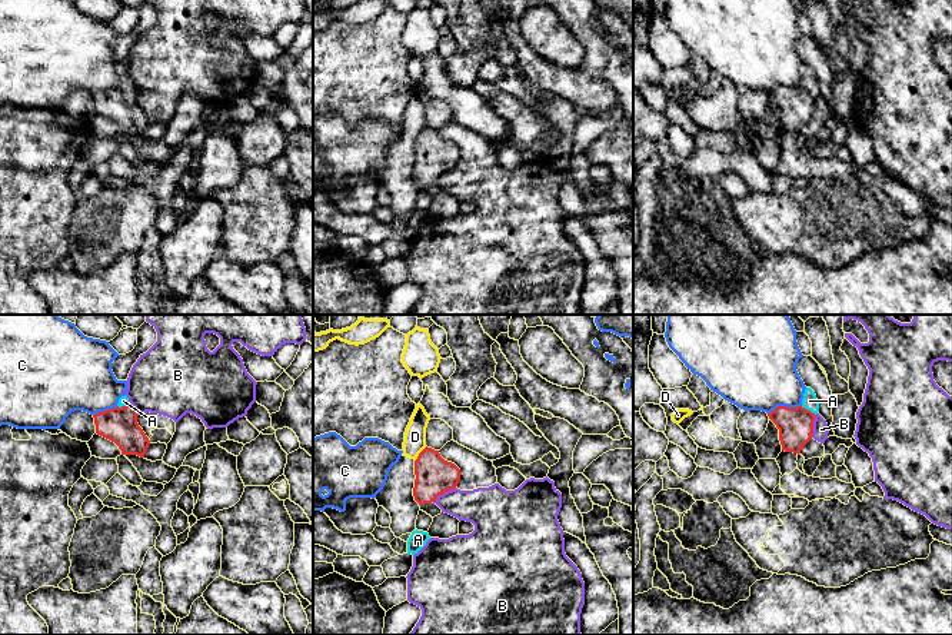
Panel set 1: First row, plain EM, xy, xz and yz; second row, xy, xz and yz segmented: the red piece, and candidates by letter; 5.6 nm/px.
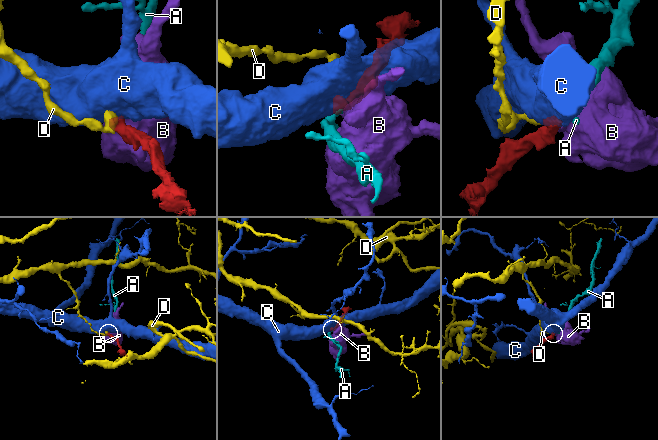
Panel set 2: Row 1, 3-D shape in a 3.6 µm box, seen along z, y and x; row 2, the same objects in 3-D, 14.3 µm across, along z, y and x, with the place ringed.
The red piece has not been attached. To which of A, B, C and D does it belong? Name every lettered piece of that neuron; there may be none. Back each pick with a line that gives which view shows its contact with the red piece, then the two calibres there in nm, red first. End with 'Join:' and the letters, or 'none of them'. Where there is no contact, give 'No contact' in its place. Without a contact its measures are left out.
A: Touches red in yz. Thickness 200 nm (red) against 90 nm
Join: A

